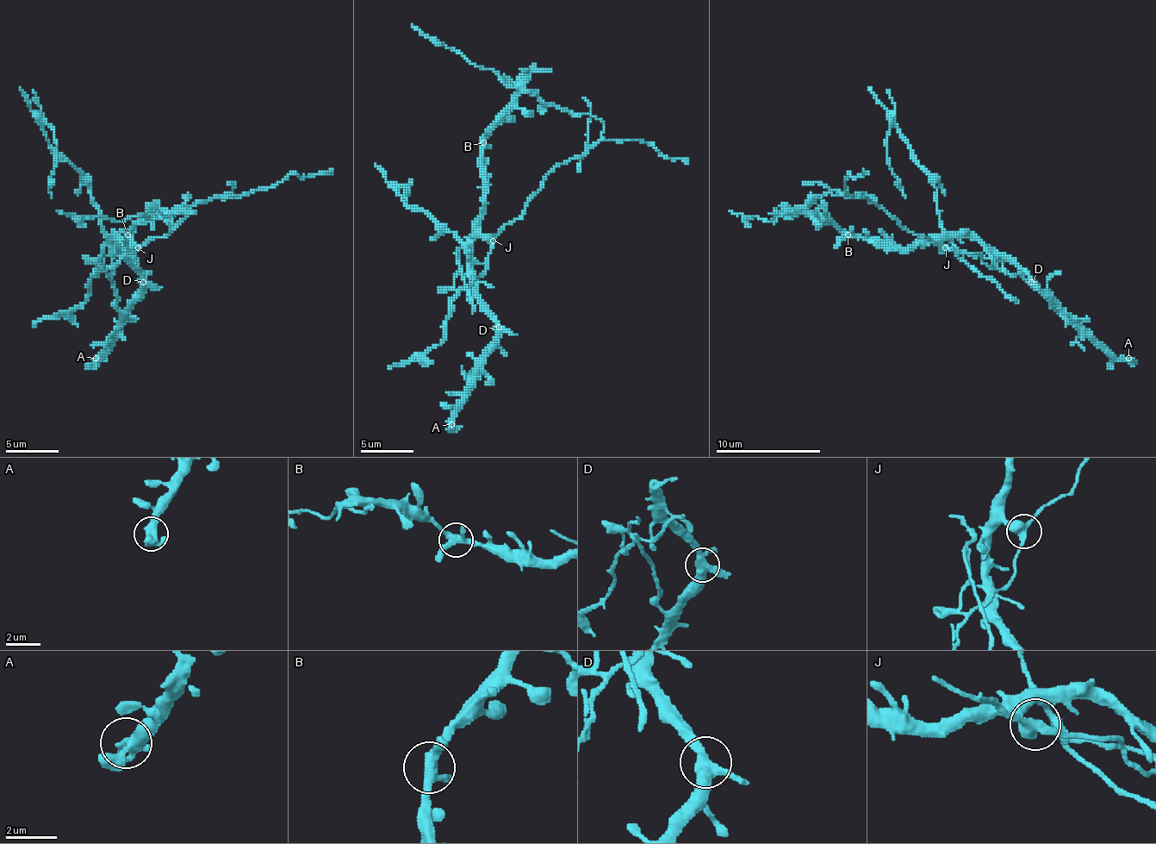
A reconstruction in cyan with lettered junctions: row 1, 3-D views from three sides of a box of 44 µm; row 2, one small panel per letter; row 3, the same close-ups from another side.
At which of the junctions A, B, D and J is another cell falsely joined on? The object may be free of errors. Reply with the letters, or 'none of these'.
J

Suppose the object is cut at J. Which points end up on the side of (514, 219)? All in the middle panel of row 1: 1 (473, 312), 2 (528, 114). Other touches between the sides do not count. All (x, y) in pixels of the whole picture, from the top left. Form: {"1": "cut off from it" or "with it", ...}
{"1": "with it", "2": "cut off from it"}

